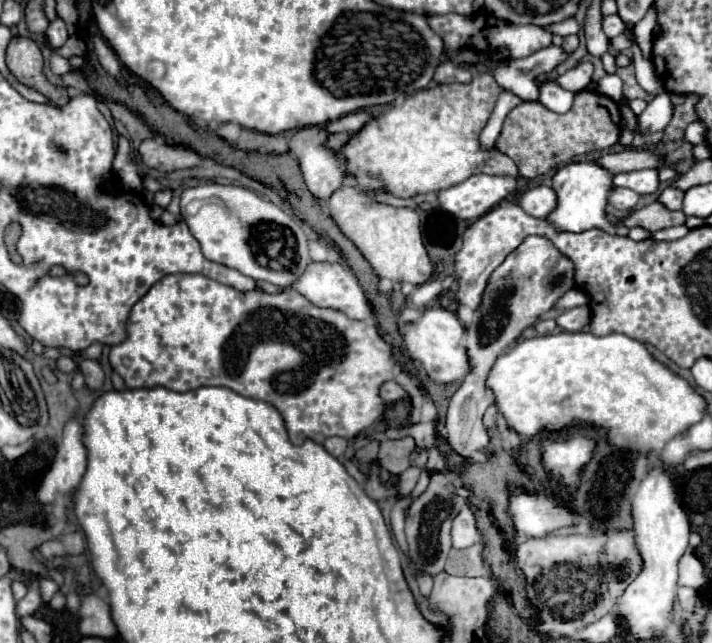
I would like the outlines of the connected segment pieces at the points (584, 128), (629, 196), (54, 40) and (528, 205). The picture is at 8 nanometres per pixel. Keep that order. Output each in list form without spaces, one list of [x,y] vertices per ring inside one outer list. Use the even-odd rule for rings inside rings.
[[[578,92],[576,104],[568,114],[556,114],[544,108],[540,102],[522,102],[504,120],[502,134],[496,140],[496,148],[510,156],[520,168],[520,176],[536,178],[548,174],[558,164],[566,164],[576,156],[608,150],[618,142],[620,134],[620,108],[614,100],[596,92]]]
[[[616,188],[610,192],[608,200],[618,210],[632,210],[636,206],[636,202],[640,200],[640,194],[636,194],[634,190],[628,190],[628,188]]]
[[[56,18],[54,22],[50,22],[50,26],[48,26],[48,30],[46,30],[46,36],[48,36],[48,40],[50,40],[50,46],[54,46],[54,48],[62,46],[62,44],[66,42],[66,38],[68,38],[68,30],[66,30],[64,20]]]
[[[536,186],[536,188],[528,190],[526,194],[522,194],[518,204],[528,214],[538,216],[538,218],[546,218],[556,208],[558,198],[556,198],[556,192],[552,188],[548,188],[548,186]]]

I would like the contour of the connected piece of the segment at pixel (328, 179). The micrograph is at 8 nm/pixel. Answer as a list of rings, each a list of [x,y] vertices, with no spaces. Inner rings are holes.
[[[310,126],[298,130],[290,140],[290,152],[298,158],[304,182],[318,200],[328,200],[344,182],[344,160],[336,156],[336,150],[322,148],[326,136],[318,126]]]

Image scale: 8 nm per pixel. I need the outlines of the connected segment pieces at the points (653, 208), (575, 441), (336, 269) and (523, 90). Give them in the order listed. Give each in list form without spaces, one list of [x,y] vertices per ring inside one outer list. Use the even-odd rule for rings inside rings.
[[[652,202],[650,206],[644,206],[640,210],[630,212],[624,220],[638,220],[640,228],[656,232],[656,230],[662,230],[662,228],[684,224],[686,222],[686,214],[682,210],[678,210],[678,212],[664,210],[664,206],[660,206],[658,202]]]
[[[582,436],[570,438],[568,442],[546,442],[542,440],[544,448],[544,466],[560,474],[560,482],[572,492],[576,490],[580,478],[578,470],[592,458],[594,442]]]
[[[312,262],[312,266],[308,266],[308,270],[300,276],[300,282],[296,282],[296,286],[292,286],[294,290],[298,290],[302,296],[306,296],[312,304],[322,306],[322,308],[334,308],[344,312],[348,318],[352,320],[372,320],[374,312],[370,308],[370,302],[364,296],[364,290],[358,282],[358,278],[354,276],[354,272],[338,262],[330,262],[330,264],[318,264]]]
[[[548,46],[528,58],[510,60],[510,64],[498,62],[496,68],[492,70],[492,74],[504,90],[514,92],[524,100],[538,100],[538,90],[534,86],[534,78],[550,74],[554,68],[564,64],[568,60],[568,56],[570,54],[564,48]]]

